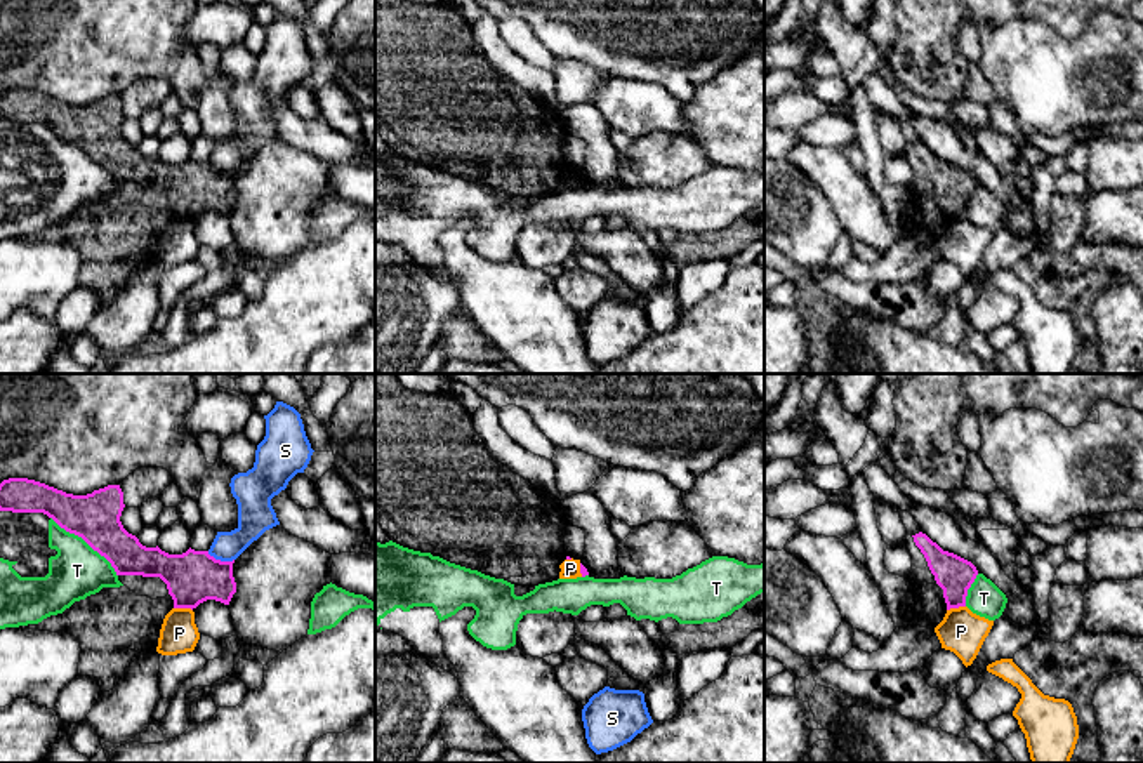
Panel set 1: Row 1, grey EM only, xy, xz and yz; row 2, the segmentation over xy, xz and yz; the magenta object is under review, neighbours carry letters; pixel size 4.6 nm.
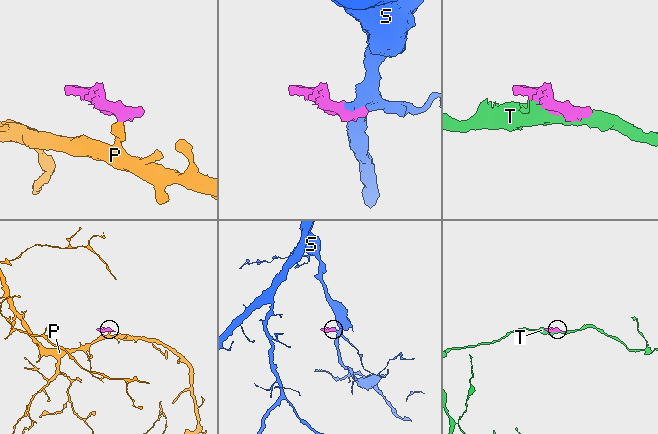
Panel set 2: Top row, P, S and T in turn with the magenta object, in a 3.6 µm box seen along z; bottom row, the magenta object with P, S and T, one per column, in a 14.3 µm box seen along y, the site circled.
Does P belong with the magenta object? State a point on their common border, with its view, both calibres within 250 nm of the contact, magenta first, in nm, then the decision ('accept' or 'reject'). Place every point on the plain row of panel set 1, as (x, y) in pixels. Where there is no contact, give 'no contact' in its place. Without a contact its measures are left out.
xy (183, 218) | 240/170 nm | reject

